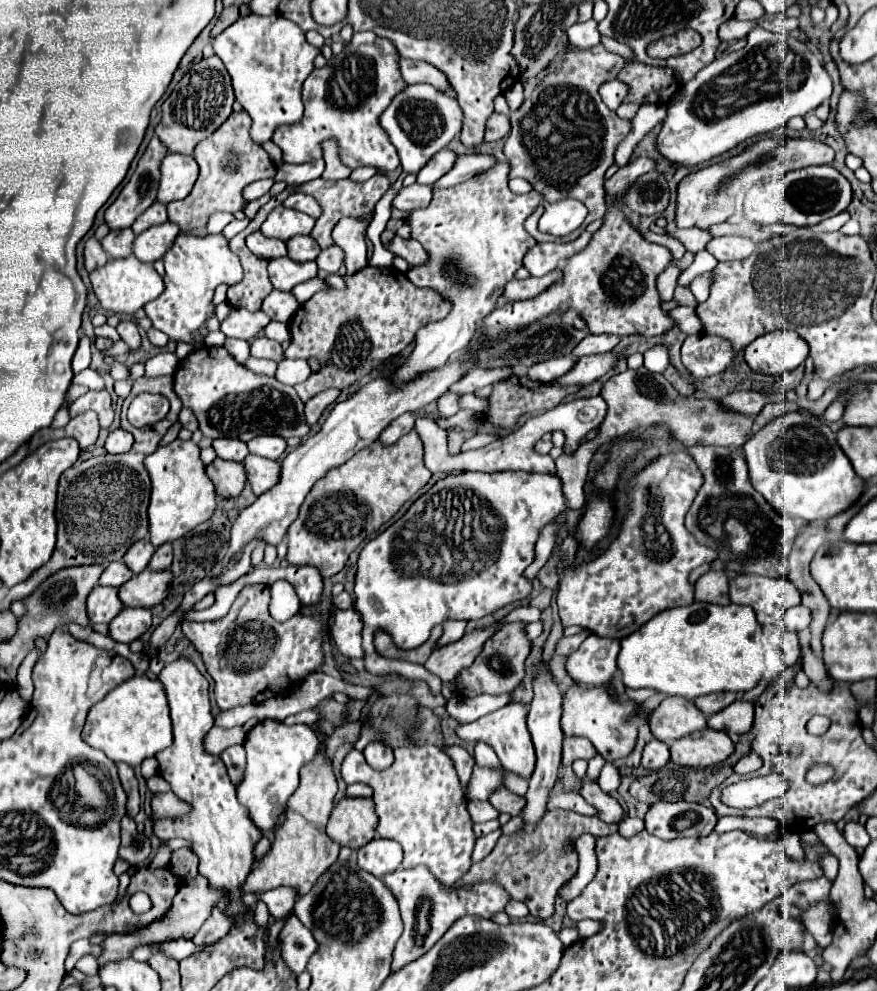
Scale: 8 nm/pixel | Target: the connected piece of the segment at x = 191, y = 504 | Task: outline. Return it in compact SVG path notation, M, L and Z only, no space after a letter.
M173 440L167 446L159 446L147 456L147 472L151 474L151 502L149 502L149 530L151 544L157 548L165 542L173 542L195 526L209 520L217 508L217 494L213 482L205 474L205 464L199 458L199 446L193 440Z

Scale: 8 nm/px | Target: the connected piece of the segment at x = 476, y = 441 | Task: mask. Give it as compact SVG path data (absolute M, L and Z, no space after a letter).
M475 434L473 438L469 438L469 440L461 446L461 452L475 450L475 448L483 448L483 446L487 446L489 442L493 442L495 438L497 438L495 434Z

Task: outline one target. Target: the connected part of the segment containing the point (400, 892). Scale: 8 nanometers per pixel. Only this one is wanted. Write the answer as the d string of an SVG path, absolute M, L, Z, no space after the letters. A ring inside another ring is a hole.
M415 866L411 870L399 868L385 876L385 884L391 888L393 896L399 902L401 918L405 924L405 930L395 946L393 952L393 966L391 970L397 972L405 964L417 960L427 950L435 946L435 942L453 926L455 920L463 916L479 916L479 918L491 918L497 912L503 912L505 904L511 900L505 888L497 882L475 882L465 884L461 888L445 886L441 880L437 880L427 866Z

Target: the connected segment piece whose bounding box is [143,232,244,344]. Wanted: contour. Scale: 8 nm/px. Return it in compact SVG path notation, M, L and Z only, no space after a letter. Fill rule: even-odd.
M181 232L175 238L171 250L163 256L163 262L165 262L165 276L163 276L165 290L159 298L147 302L143 310L147 318L153 322L153 326L165 332L171 340L193 344L195 334L201 334L203 338L209 334L207 320L215 312L215 306L211 304L215 288L219 284L233 286L239 280L243 280L243 268L222 233L197 236L197 234ZM205 244L207 244L207 252L205 252Z

